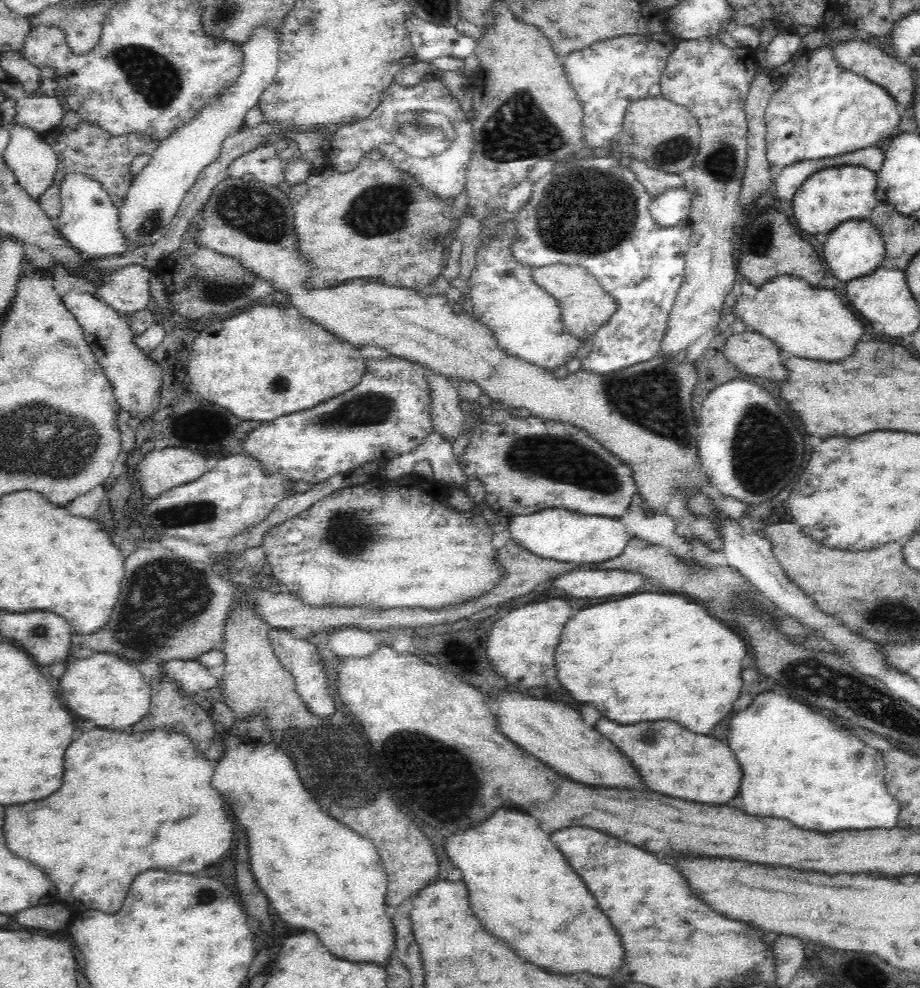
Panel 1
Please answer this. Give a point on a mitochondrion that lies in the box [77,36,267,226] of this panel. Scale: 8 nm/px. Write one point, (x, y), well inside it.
(153, 76)

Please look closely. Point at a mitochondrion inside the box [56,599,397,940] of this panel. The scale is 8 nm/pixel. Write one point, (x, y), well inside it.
(332, 758)

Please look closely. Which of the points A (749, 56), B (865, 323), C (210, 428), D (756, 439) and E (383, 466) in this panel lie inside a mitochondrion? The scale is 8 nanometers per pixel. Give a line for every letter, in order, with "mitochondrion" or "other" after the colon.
A: other
B: other
C: other
D: mitochondrion
E: other

